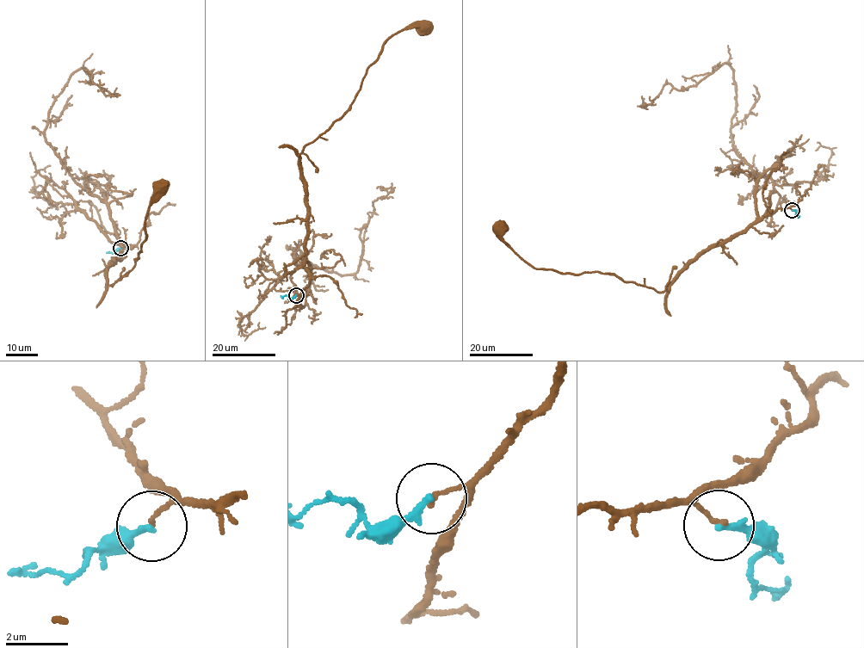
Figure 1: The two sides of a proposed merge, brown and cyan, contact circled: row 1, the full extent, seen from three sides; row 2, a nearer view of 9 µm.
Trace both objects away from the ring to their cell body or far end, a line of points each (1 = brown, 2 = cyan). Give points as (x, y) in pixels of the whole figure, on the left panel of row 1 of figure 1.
1: (121, 248), (132, 247), (120, 245), (105, 272), (112, 286), (133, 268), (161, 188)
2: (121, 248), (112, 253), (106, 252)

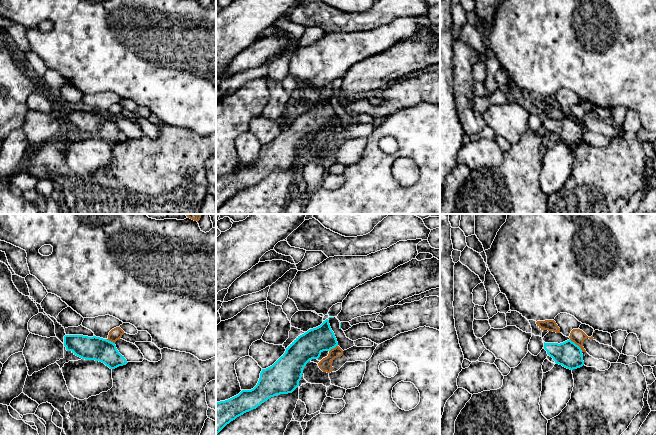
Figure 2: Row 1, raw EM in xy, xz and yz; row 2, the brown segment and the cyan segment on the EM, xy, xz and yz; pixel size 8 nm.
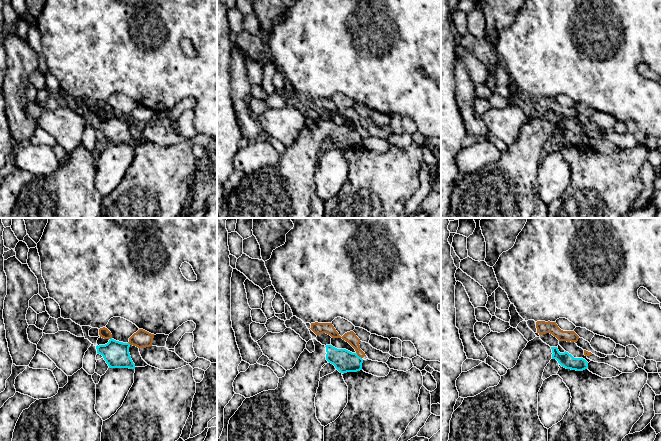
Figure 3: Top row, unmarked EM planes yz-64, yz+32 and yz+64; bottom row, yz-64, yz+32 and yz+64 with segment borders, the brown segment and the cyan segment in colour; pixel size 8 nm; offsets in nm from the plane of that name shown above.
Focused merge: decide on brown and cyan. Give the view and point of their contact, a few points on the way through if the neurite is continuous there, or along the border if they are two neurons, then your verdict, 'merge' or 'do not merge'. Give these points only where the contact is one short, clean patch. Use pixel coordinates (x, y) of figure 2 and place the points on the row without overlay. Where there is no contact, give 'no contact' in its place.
yz (576, 120) | along yz (569, 115), (582, 127) | do not merge

